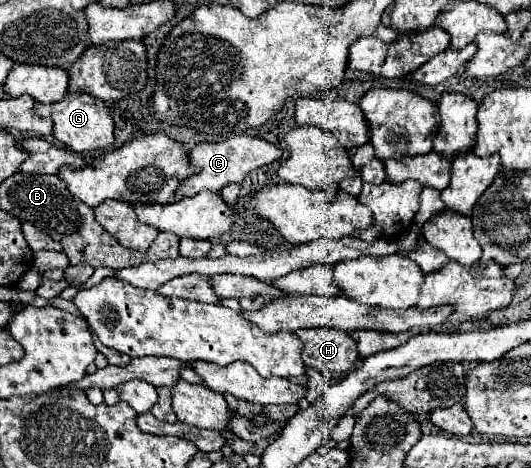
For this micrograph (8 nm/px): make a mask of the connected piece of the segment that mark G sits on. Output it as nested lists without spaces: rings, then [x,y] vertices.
[[[66,92],[66,96],[54,104],[38,104],[36,102],[34,112],[38,112],[38,116],[52,118],[54,138],[64,142],[74,152],[102,150],[114,142],[114,122],[110,118],[108,106],[102,100],[98,100],[86,92]]]

